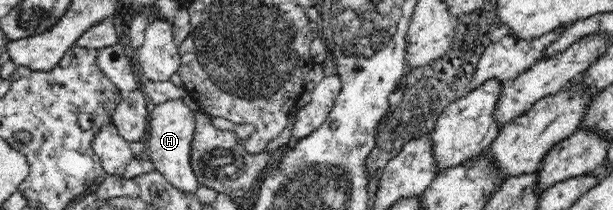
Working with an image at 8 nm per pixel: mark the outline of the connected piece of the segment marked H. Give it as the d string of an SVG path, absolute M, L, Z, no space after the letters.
M183 99L167 100L151 108L146 150L155 170L159 171L173 186L185 193L196 192L199 181L191 164L191 145L195 137L195 112Z

